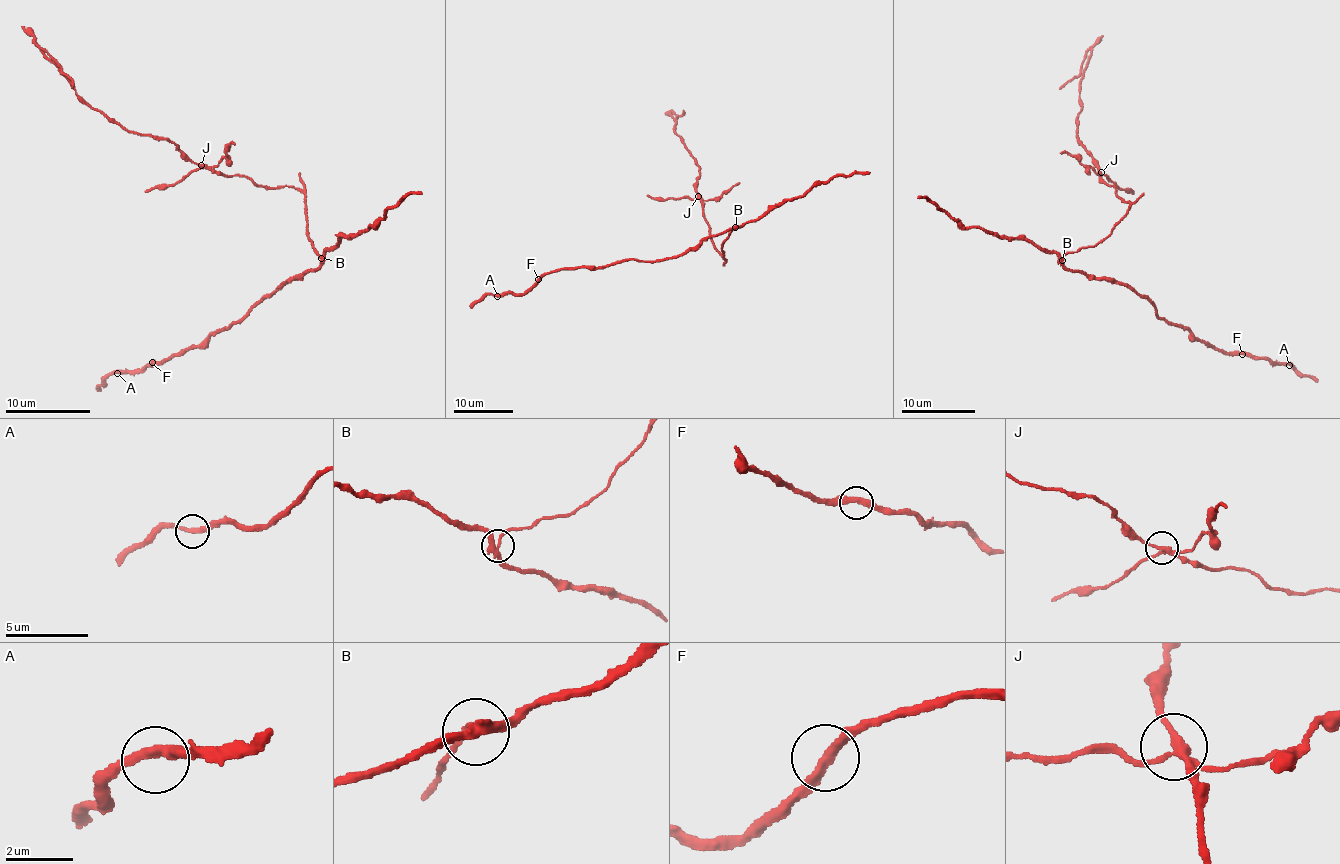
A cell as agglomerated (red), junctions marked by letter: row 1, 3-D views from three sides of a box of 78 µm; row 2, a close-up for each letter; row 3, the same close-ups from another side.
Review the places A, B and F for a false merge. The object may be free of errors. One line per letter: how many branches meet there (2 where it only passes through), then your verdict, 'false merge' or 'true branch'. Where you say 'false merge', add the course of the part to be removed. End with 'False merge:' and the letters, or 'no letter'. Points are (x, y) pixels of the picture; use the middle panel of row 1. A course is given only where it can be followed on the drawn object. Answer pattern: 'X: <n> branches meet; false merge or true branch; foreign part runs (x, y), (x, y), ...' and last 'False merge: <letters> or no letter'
A: 2 branches meet; true branch
B: 3 branches meet; false merge; foreign part runs (735, 228), (724, 240), (723, 258), (696, 187), (699, 167), (676, 133), (672, 115), (664, 114)
F: 2 branches meet; true branch
False merge: B

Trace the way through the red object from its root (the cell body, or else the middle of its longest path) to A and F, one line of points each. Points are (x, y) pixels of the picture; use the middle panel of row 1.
A: (732, 231), (735, 227), (663, 261), (625, 259), (600, 267), (560, 268), (523, 294), (497, 296)
F: (732, 231), (735, 227), (708, 236), (699, 245), (663, 261), (625, 259), (600, 267), (560, 268), (538, 279)

